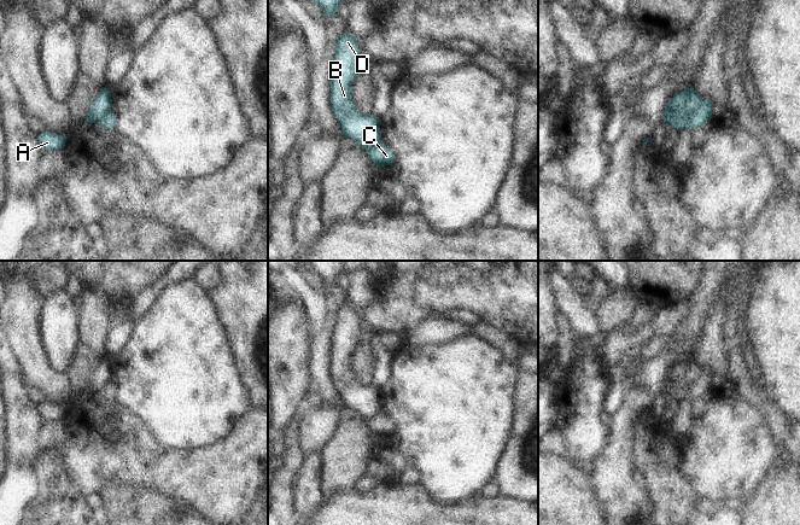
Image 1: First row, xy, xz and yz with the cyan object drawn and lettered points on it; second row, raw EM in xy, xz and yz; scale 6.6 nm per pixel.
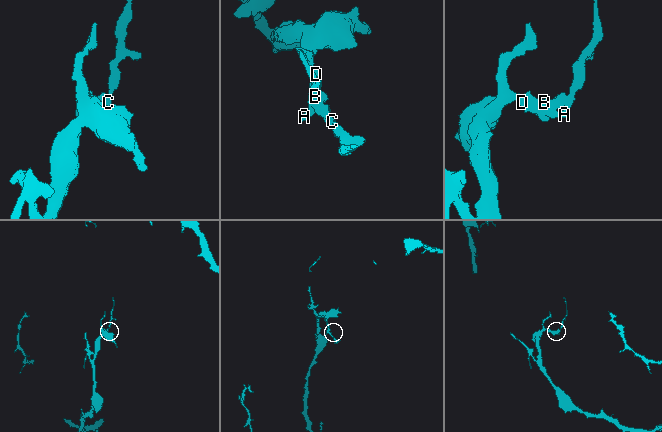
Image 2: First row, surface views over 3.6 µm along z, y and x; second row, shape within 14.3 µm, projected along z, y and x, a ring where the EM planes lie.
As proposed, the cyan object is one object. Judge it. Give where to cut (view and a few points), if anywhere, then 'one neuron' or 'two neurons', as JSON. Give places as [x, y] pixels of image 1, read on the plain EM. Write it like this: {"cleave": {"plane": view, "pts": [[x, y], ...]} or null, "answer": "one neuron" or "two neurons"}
{"cleave": {"plane": "yz", "pts": [[701, 369], [685, 395]]}, "answer": "two neurons"}

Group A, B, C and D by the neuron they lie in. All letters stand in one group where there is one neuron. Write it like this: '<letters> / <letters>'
A B D / C

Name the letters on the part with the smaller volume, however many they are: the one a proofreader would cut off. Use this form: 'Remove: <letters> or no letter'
Remove: C

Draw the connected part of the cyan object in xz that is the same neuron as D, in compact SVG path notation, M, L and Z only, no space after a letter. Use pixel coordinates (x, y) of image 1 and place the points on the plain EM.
M345 301L335 313L337 320L331 345L331 374L344 406L369 420L381 409L380 390L363 385L352 371L352 355L361 345L357 308Z

